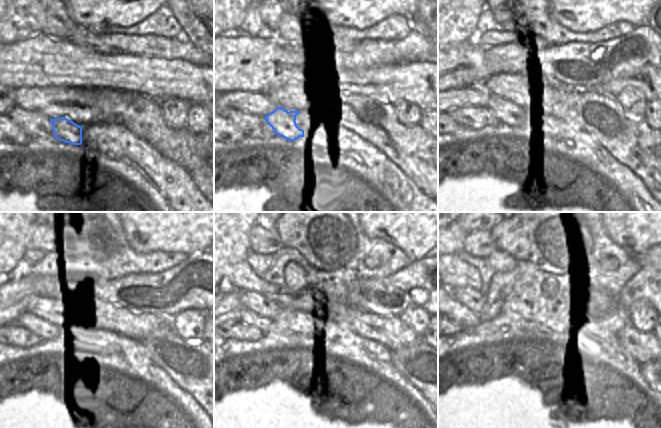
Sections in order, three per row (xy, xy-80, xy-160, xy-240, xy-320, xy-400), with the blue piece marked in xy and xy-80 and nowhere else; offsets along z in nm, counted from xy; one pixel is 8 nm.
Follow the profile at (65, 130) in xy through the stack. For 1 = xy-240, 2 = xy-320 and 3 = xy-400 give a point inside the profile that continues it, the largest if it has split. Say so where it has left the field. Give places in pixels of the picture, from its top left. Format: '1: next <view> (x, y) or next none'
1: next xy-240 (45, 330)
2: next xy-320 (247, 317)
3: next xy-400 (458, 312)

